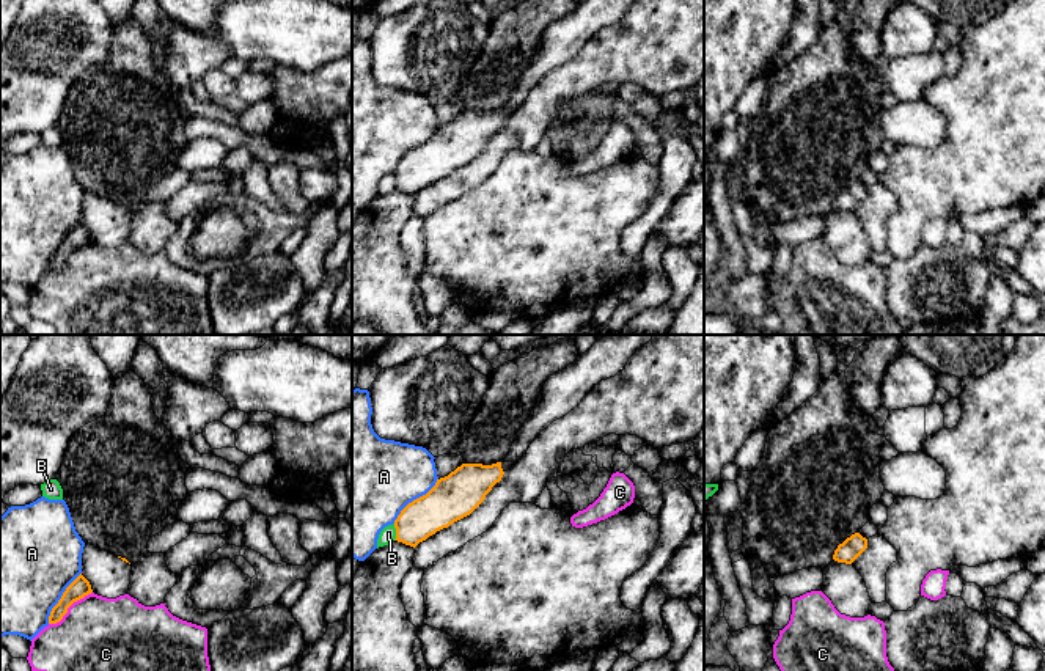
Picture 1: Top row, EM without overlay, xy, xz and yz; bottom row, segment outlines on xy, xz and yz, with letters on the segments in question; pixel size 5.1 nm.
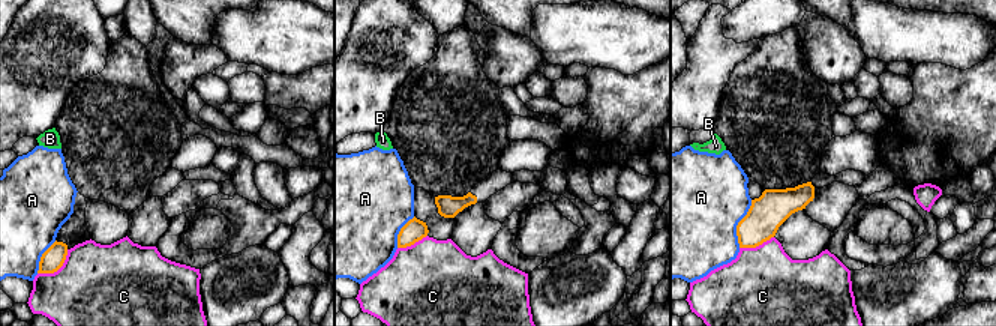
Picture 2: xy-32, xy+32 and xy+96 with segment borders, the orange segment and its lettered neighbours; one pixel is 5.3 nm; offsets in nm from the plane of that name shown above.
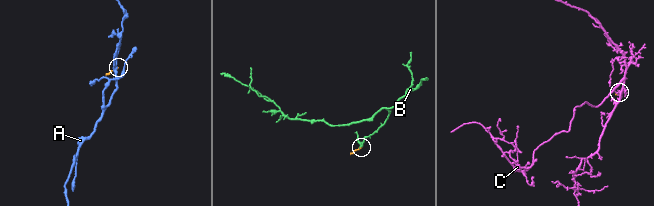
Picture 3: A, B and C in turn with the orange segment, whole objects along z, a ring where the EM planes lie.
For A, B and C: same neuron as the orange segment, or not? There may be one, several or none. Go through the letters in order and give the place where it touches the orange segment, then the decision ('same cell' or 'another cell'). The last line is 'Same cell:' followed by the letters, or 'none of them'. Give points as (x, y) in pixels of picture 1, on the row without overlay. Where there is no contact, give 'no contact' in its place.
A: contact xz (417, 146); another cell
B: contact xz (396, 179); another cell
C: contact xy (68, 255); another cell
Same cell: none of them

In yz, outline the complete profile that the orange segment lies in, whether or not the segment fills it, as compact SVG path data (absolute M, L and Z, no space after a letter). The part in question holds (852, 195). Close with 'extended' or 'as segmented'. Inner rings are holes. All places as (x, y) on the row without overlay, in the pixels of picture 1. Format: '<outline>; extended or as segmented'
M860 181L852 182L834 198L833 207L852 212L867 196L867 187Z; as segmented

